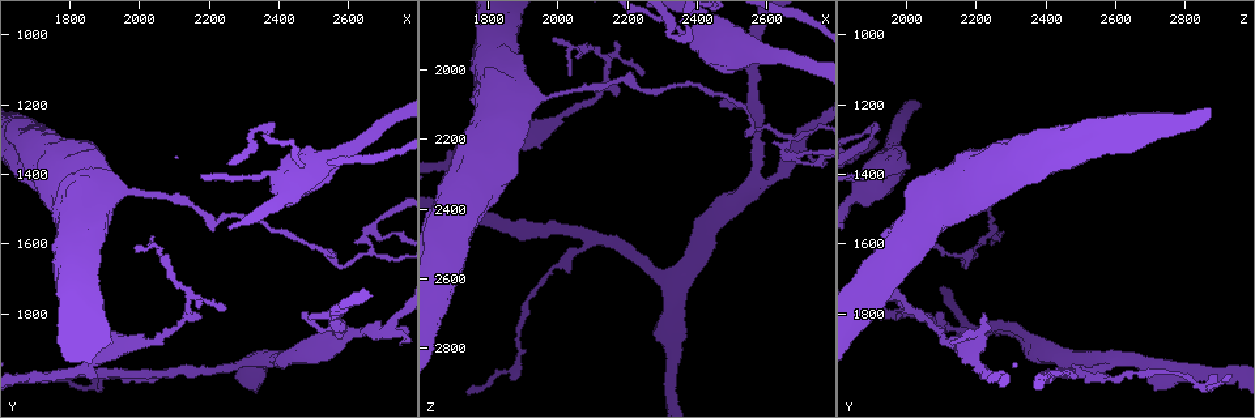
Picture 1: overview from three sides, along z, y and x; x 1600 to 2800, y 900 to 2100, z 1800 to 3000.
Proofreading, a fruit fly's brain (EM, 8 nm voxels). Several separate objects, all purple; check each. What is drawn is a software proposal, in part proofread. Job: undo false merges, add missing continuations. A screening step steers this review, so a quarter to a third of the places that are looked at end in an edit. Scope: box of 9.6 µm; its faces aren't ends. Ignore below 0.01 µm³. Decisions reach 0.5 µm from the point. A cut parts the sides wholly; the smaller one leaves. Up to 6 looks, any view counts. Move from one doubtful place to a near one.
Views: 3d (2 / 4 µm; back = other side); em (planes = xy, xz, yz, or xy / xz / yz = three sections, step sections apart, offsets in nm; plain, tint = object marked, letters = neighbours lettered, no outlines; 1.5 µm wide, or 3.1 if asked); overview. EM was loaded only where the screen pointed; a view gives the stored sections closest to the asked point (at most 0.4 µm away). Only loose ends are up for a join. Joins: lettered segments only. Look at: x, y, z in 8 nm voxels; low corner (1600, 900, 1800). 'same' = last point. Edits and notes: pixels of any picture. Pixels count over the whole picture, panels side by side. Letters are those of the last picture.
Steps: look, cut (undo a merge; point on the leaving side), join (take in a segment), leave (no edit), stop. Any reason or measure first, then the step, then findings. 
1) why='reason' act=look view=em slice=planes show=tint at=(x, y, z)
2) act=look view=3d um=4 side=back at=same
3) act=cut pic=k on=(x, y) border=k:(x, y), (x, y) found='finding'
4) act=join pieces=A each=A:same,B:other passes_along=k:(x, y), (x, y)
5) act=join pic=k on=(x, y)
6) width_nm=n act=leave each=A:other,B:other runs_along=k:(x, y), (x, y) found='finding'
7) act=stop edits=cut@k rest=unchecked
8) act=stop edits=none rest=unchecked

why='free end' act=look view=em slice=planes show=letters at=(2470, 1800, 2100)

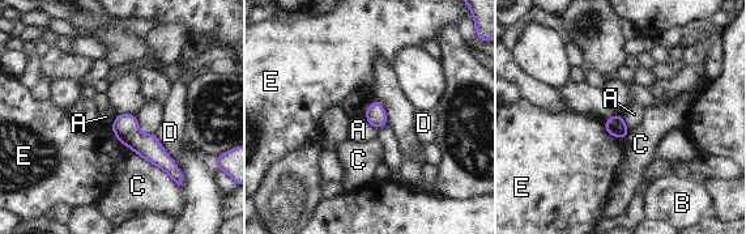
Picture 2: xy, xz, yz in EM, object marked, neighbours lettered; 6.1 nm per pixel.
act=leave each=A:other,B:other,C:other,D:other,E:other border=2:(363, 114), (366, 120), (375, 128) found='no lettered segment goes on from it'

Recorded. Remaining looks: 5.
why='sharp bend' act=look view=em slice=xz step=4 show=tint at=(2040, 1610, 1940)

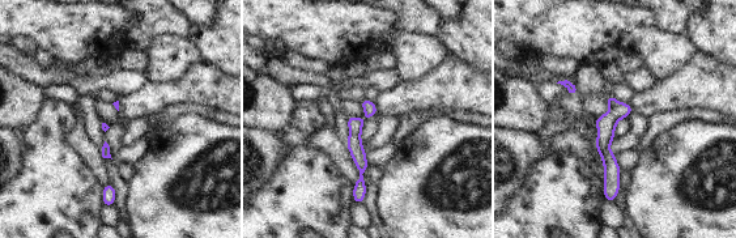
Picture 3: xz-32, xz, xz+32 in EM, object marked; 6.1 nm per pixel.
why='cut it another way' act=look view=em slice=planes show=letters at=same

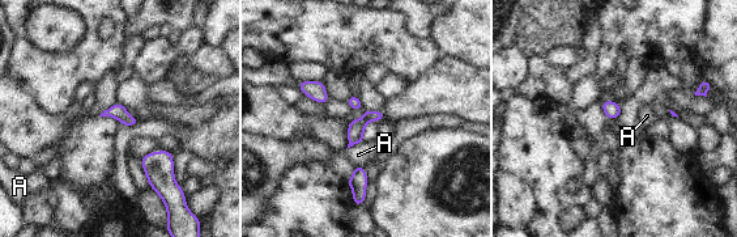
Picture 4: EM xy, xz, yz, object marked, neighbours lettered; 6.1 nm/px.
longest_contact=A:120nm act=leave each=A:other border=4:(362, 142), (346, 149) found='one cell here'

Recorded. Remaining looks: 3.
why='abrupt turn' act=look view=3d um=2 at=(2360, 1270, 1910)

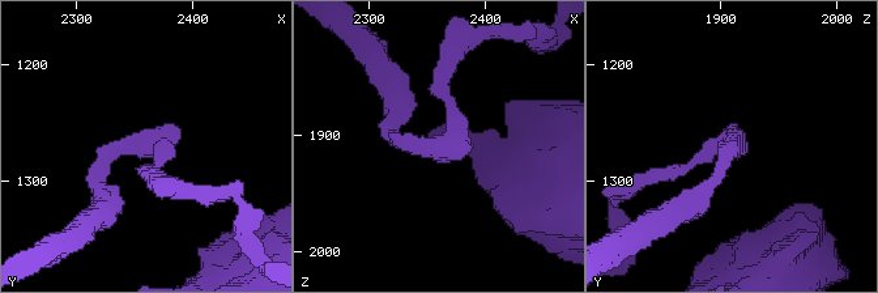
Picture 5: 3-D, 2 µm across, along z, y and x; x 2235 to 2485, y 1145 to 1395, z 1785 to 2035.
act=look view=em slice=yz step=8 show=tint at=(2358, 1270, 1910)

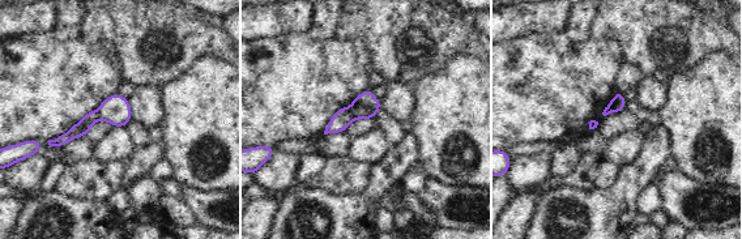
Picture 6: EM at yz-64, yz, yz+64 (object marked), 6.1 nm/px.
why='cut it another way' act=look view=em slice=planes show=letters at=same

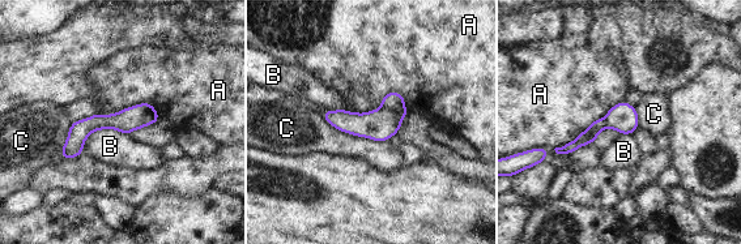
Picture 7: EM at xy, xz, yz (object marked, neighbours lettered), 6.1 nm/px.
act=cut pic=7 on=(392, 101) each=A:other,B:other,C:other border=7:(382, 106), (390, 110), (404, 108) found='two cells meet here'

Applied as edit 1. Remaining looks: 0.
act=stop edits=cut@7 rest=unchecked

